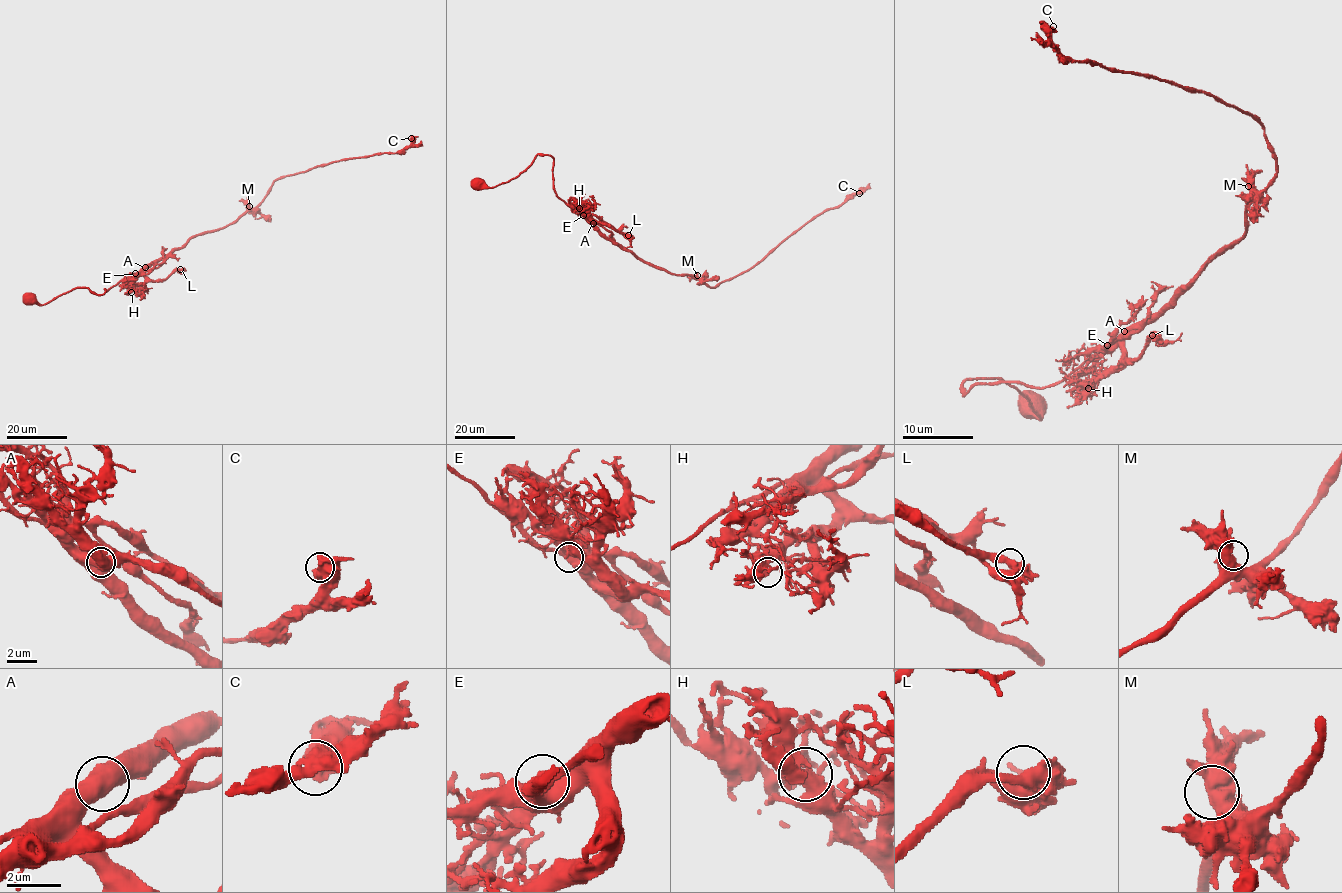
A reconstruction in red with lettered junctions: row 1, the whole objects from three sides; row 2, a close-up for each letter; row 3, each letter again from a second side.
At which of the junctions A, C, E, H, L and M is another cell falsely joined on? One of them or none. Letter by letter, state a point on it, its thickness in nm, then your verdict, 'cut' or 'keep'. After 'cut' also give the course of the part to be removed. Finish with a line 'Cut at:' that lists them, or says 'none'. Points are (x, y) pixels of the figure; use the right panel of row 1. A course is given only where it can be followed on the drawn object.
A: at (1124, 331); 550 nm thick; keep
C: at (1053, 26); 750 nm thick; keep
E: at (1107, 345); 550 nm thick; keep
H: at (1088, 388); 480 nm thick; keep
L: at (1152, 335); 500 nm thick; keep
M: at (1248, 186); 650 nm thick; keep
Cut at: none

